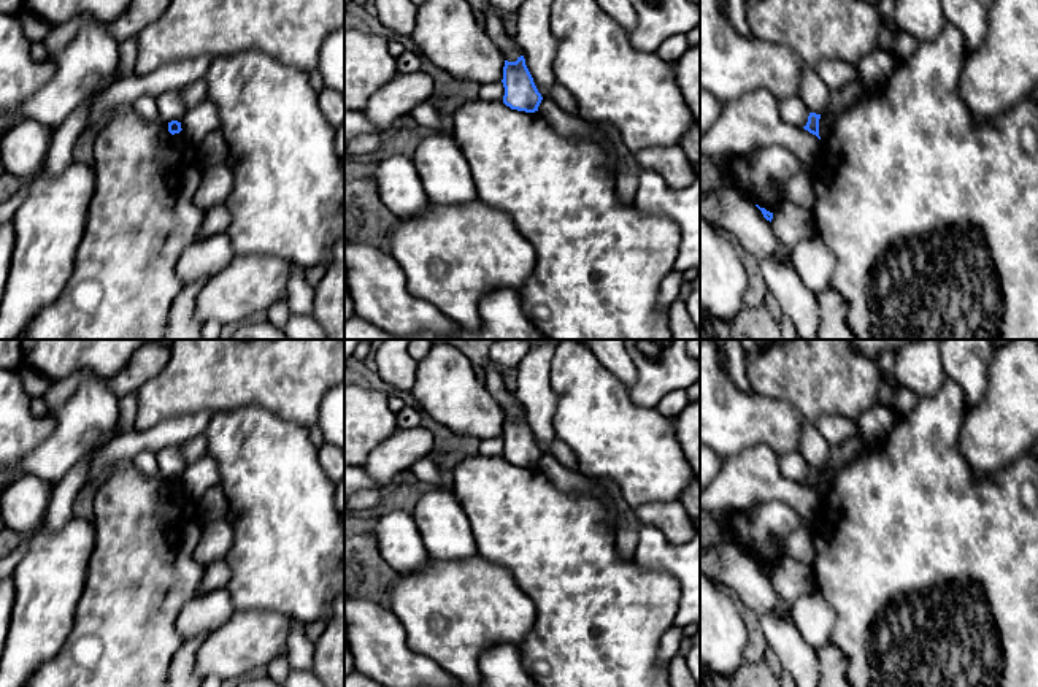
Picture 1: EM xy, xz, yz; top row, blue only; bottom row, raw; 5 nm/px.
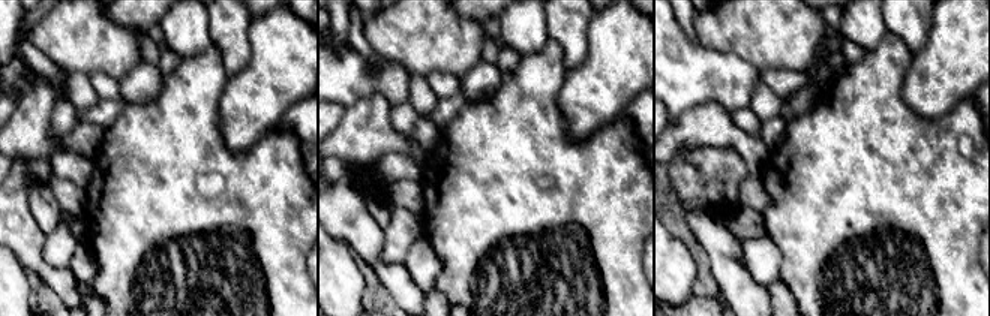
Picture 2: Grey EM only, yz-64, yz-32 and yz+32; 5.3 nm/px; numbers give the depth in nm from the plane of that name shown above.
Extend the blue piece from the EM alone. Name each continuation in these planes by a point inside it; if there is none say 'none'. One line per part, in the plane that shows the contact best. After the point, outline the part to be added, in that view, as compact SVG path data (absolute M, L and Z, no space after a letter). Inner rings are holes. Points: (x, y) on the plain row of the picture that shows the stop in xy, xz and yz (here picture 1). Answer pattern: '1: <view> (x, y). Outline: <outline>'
none

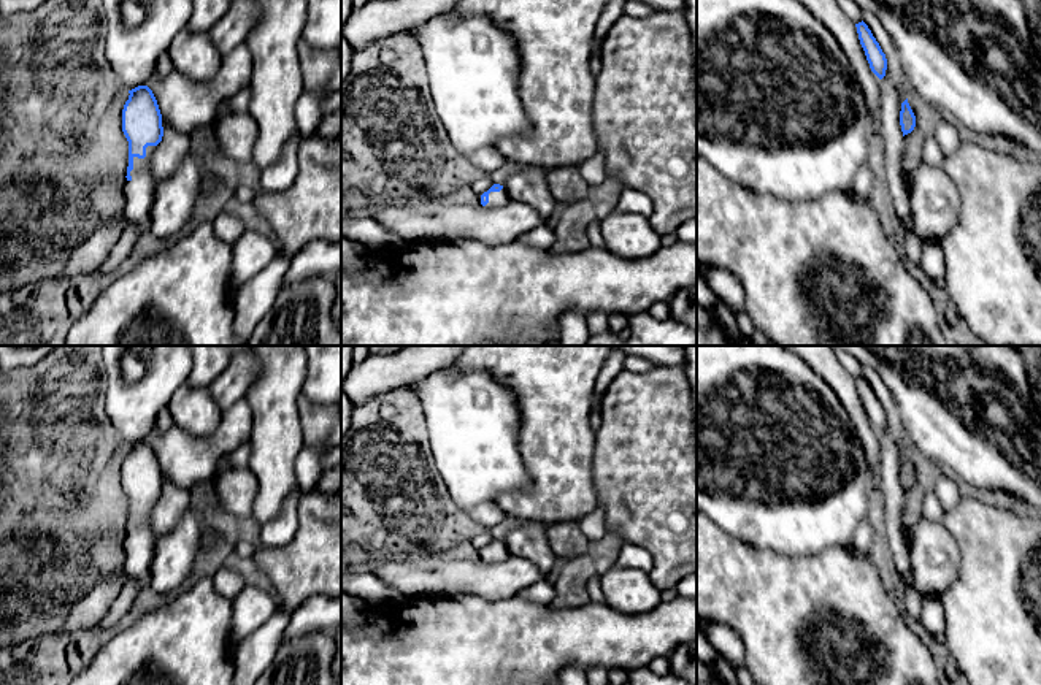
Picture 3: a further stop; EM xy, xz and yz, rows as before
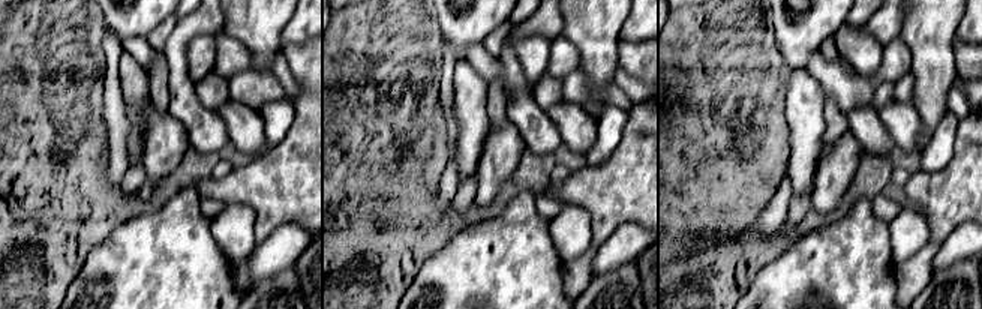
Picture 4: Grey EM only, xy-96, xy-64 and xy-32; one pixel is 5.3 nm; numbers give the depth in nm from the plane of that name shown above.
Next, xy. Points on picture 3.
1: xy (140, 546). Outline: M156 501L146 503L146 512L133 512L132 534L124 536L125 542L125 574L135 579L141 588L149 585L149 566L154 555L154 538L148 528L149 515Z

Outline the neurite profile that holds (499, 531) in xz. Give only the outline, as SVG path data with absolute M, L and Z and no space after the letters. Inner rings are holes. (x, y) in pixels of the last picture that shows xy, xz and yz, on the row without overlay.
M508 517L505 519L501 523L495 525L492 530L490 530L490 534L494 539L500 539L503 541L505 536L517 528L519 525L522 523L522 520L517 520L517 519L513 519L513 517Z

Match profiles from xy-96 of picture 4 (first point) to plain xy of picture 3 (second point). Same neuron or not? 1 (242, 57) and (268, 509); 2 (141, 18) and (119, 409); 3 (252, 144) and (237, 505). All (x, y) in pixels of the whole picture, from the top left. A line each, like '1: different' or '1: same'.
1: different
2: same
3: same

